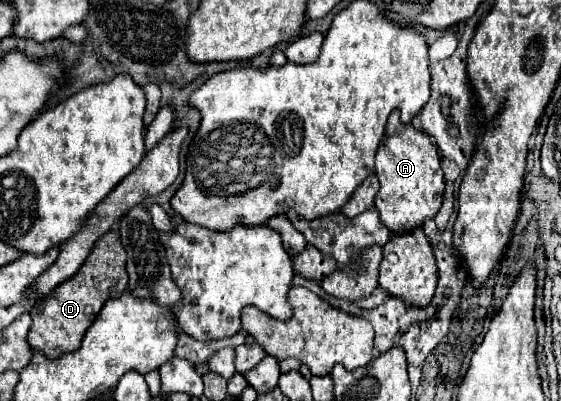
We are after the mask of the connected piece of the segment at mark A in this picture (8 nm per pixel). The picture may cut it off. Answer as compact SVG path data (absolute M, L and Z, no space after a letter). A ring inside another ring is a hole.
M394 110L388 116L386 132L380 140L376 152L376 176L380 190L374 198L374 206L380 214L380 220L394 234L412 232L426 218L434 218L442 204L444 192L444 172L440 168L440 154L428 134L416 130L412 124L400 122L400 112Z

